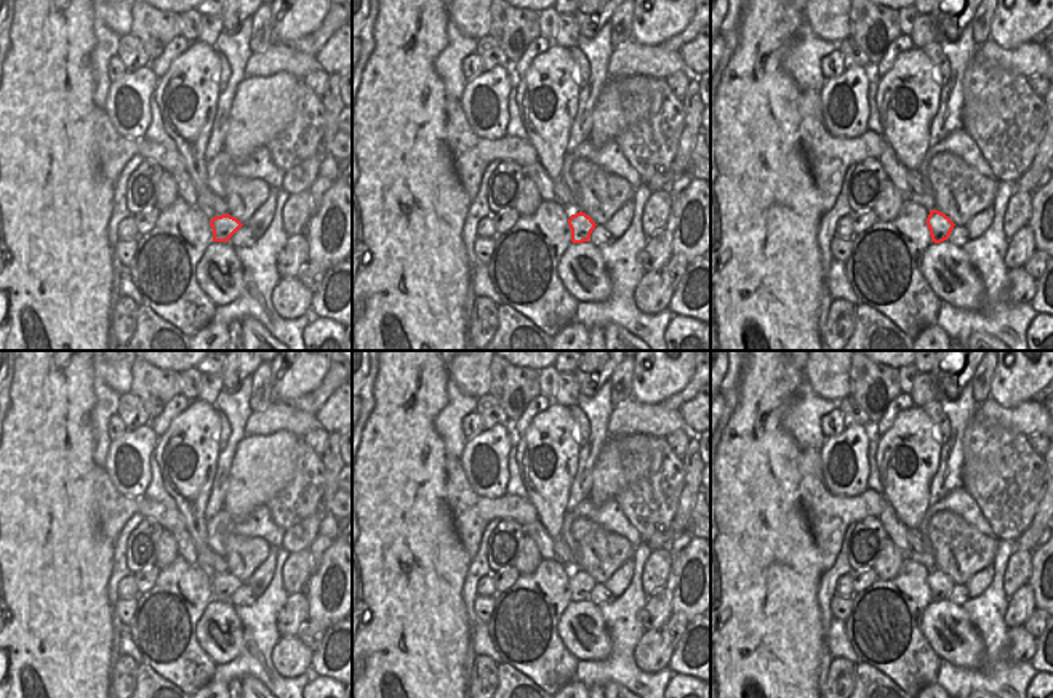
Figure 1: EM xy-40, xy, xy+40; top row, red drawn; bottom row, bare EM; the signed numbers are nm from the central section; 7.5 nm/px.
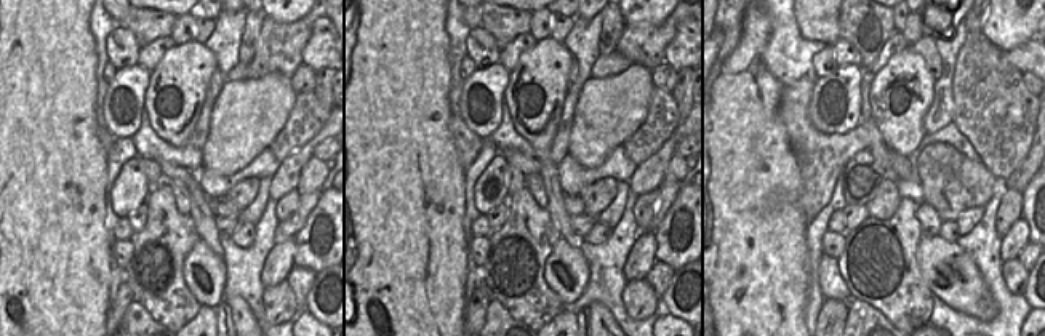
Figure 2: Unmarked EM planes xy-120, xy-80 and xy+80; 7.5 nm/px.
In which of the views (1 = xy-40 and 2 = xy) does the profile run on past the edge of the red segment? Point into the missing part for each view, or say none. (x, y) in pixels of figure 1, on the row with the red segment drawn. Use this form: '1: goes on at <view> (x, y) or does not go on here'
1: does not go on here
2: does not go on here

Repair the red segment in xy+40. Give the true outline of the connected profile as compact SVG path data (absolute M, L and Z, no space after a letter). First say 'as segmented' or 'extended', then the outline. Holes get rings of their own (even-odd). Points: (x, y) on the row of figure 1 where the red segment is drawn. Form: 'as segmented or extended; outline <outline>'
as segmented; outline M931 210L927 218L927 226L930 229L931 242L941 243L949 239L955 224L944 213Z

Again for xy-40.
as segmented; outline M230 215L214 216L210 221L213 229L213 242L229 242L229 239L243 226L237 218Z

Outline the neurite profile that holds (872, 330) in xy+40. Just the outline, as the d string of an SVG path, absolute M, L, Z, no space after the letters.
M856 306L855 331L842 351L912 351L914 339L877 309Z

